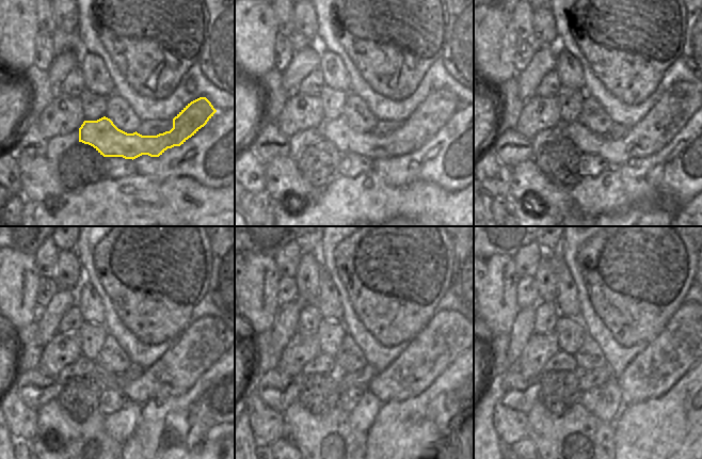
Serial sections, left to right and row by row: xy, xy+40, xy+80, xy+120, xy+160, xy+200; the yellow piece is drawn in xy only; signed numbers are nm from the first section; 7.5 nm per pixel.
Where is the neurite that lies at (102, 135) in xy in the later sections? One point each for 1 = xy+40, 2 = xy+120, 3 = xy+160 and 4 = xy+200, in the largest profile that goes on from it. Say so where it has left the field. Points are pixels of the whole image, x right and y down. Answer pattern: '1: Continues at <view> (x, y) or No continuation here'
1: Continues at xy+40 (430, 115)
2: Continues at xy+120 (205, 339)
3: Continues at xy+160 (448, 333)
4: Continues at xy+200 (690, 333).

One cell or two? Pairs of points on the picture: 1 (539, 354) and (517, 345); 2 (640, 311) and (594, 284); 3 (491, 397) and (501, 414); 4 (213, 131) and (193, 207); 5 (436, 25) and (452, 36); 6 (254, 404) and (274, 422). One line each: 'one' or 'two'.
1: two
2: one
3: two
4: two
5: two
6: one

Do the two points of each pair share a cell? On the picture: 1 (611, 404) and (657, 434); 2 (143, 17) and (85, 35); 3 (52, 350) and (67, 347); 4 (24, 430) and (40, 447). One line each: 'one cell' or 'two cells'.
1: two cells
2: two cells
3: one cell
4: two cells

